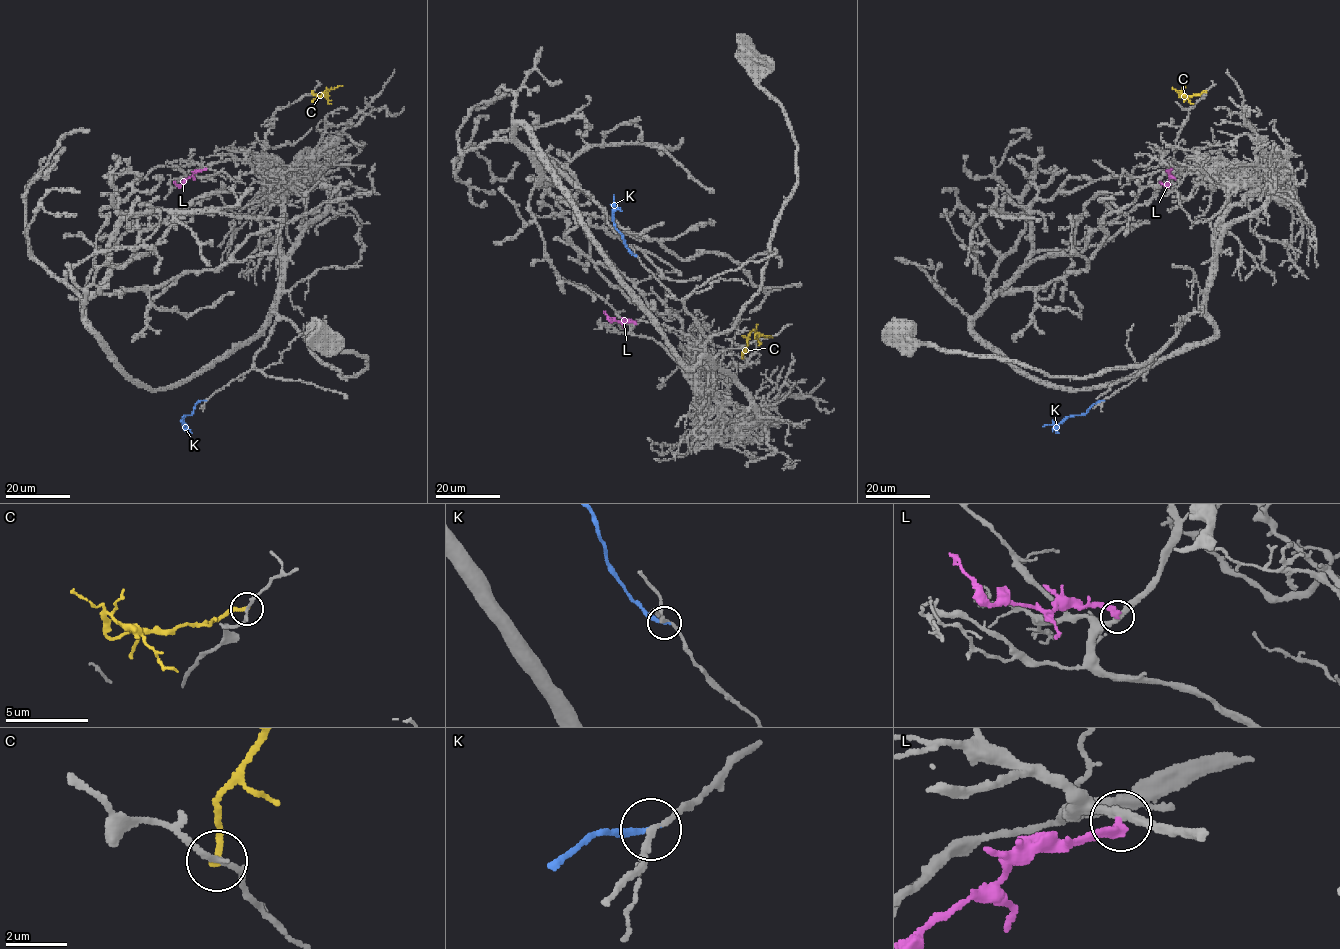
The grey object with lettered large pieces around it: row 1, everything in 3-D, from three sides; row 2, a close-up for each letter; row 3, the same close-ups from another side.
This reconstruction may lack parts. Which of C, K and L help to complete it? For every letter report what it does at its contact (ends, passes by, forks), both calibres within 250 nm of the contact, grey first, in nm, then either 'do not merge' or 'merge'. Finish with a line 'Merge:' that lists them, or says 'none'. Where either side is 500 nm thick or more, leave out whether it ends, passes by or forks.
C: it ends; calibres 170 and 240 nm; do not merge
K: it ends; calibres 200 and 220 nm; merge
L: it ends; calibres 320 and 320 nm; do not merge
Merge: K

